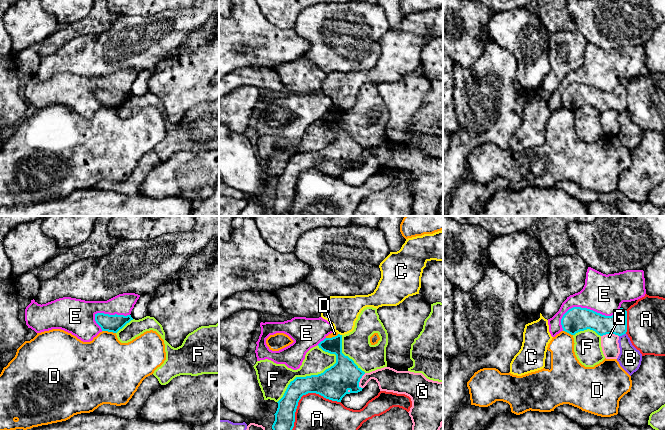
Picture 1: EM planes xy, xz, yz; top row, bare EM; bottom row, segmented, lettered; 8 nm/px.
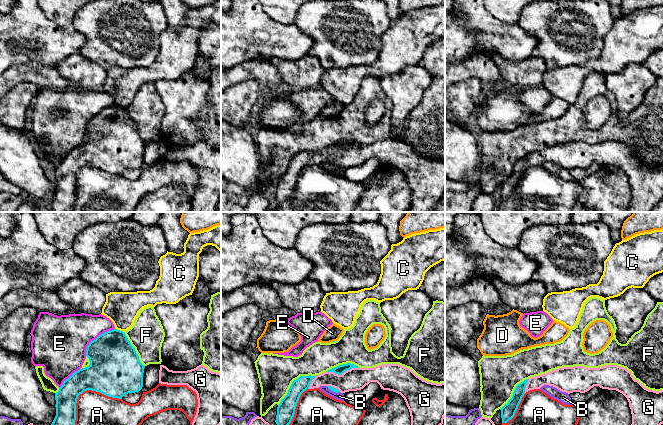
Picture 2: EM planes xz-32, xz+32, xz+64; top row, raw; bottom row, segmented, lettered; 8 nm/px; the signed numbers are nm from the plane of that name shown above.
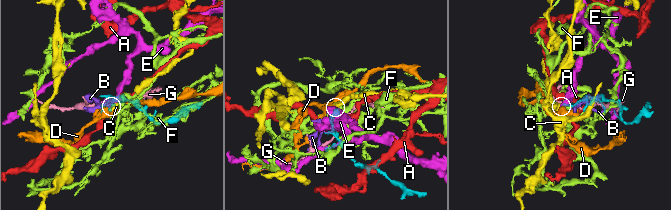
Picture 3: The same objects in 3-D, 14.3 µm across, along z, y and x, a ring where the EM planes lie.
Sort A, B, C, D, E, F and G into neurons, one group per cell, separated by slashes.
A / B / C / D / E / F / G

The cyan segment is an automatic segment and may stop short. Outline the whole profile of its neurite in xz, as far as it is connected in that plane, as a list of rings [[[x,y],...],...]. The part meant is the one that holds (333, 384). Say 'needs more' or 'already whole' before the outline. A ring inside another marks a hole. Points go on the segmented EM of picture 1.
already whole; [[[342,335],[325,338],[318,346],[325,352],[335,354],[336,363],[321,374],[296,377],[290,382],[283,397],[277,402],[273,430],[293,429],[295,412],[303,395],[316,393],[326,399],[341,402],[346,394],[362,391],[359,382],[365,372],[342,353]]]

